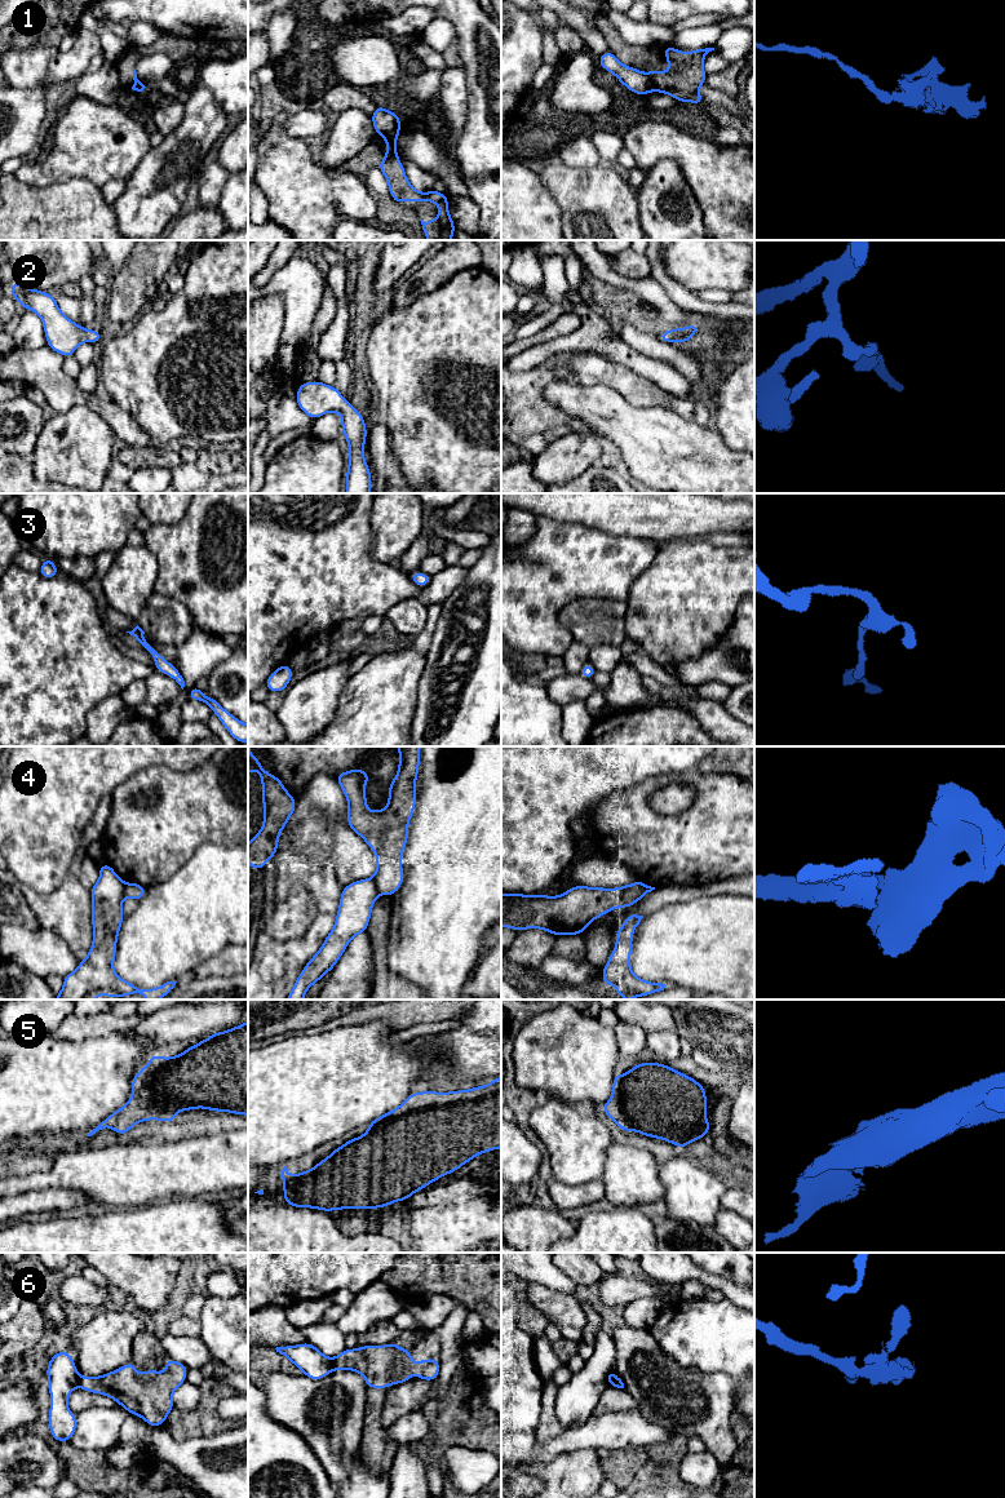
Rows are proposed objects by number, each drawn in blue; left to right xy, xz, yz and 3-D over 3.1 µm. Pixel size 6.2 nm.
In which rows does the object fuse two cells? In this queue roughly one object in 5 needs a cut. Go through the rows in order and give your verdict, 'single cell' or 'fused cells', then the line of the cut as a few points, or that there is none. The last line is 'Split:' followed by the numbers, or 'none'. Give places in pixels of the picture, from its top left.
1: fused cells | yz (647, 75), (652, 89)
2: single cell | no cut
3: single cell | no cut
4: fused cells | xz (371, 878), (379, 892)
5: single cell | no cut
6: fused cells | xz (331, 1359), (333, 1369)
Split: 1, 4, 6

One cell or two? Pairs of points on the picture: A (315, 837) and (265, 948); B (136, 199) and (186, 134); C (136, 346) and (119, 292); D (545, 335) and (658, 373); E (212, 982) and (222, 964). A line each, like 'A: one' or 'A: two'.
A: one
B: one
C: two
D: two
E: two

